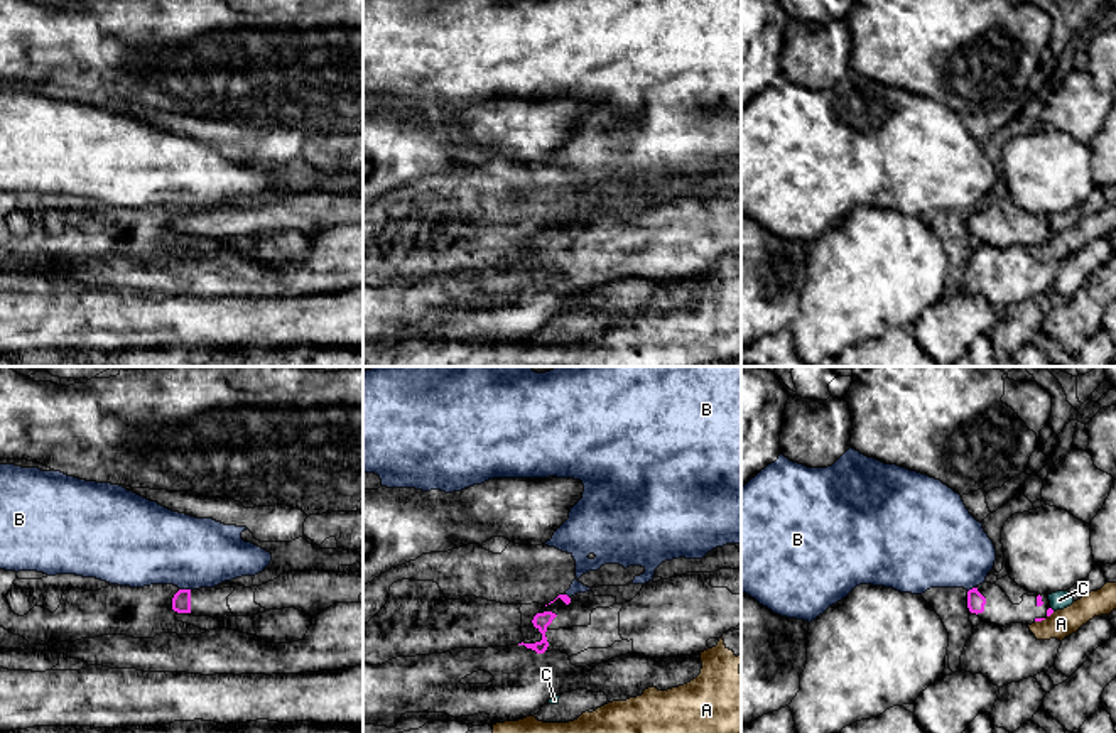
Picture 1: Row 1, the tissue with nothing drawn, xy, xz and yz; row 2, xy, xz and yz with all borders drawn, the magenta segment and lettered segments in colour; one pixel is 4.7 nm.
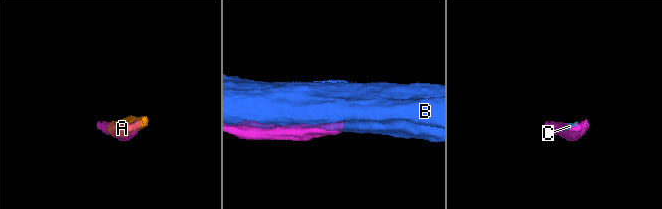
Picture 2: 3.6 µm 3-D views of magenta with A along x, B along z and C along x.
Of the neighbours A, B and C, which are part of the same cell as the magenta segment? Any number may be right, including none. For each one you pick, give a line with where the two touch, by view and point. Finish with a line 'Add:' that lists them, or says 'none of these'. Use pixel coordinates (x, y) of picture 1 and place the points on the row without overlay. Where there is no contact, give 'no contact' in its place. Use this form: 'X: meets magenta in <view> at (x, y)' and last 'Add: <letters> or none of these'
Add: none of these

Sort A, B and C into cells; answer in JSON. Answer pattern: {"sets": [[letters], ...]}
{"sets": [["A"], ["B"], ["C"]]}

